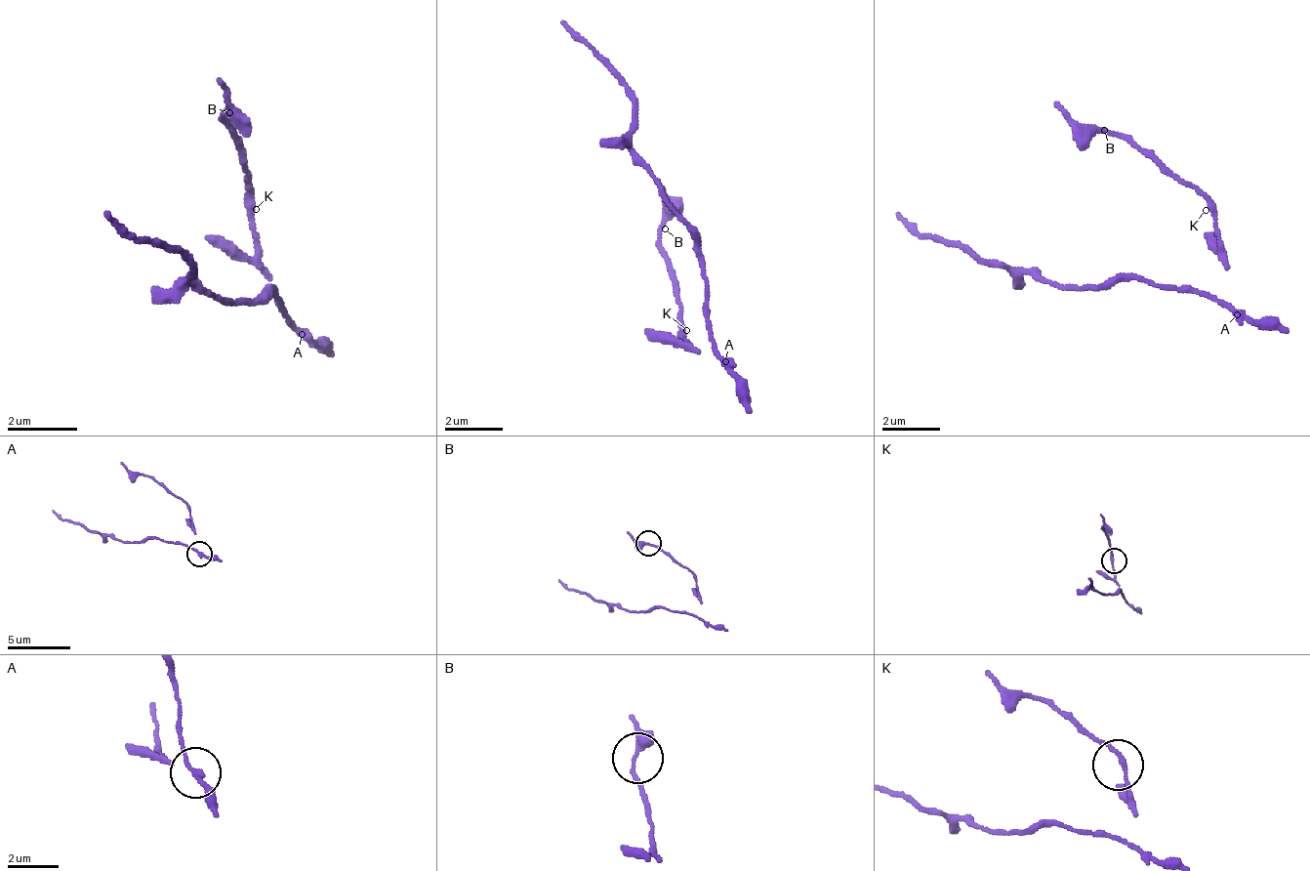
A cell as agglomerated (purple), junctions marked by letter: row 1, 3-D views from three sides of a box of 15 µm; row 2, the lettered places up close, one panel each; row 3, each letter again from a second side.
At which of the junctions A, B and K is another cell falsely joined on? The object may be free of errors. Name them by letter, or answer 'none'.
A

